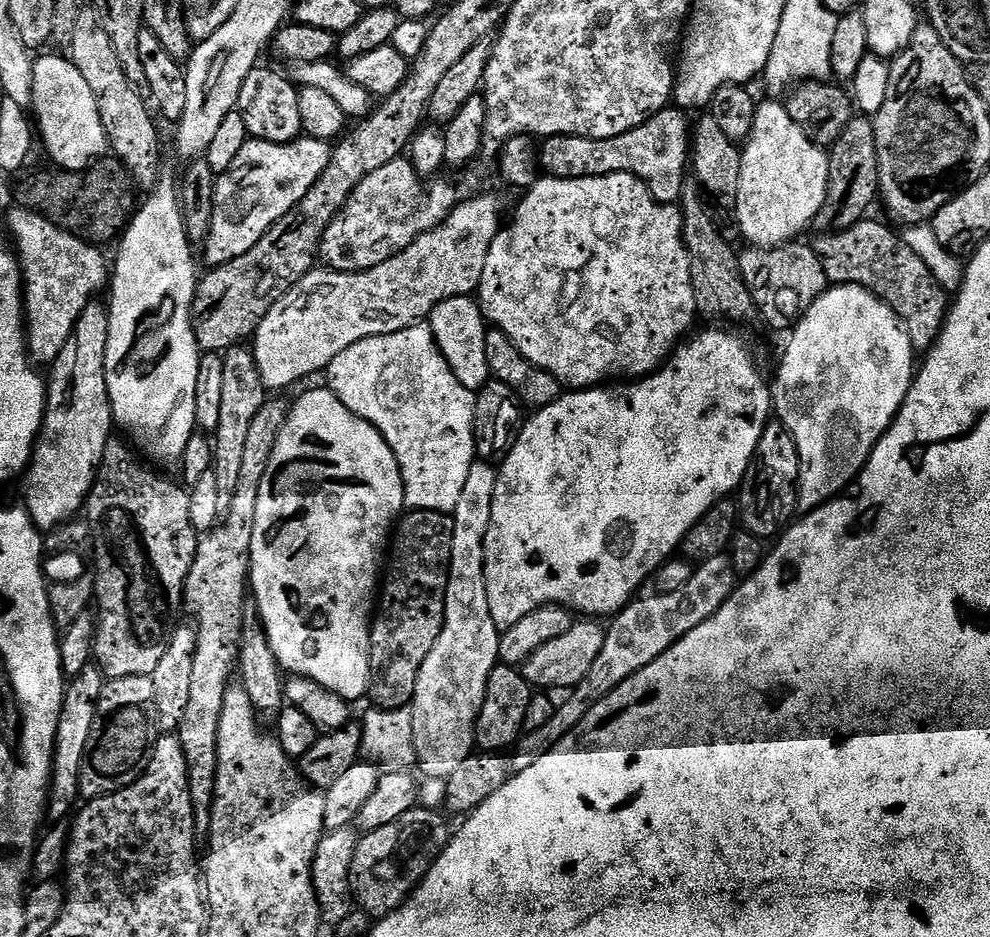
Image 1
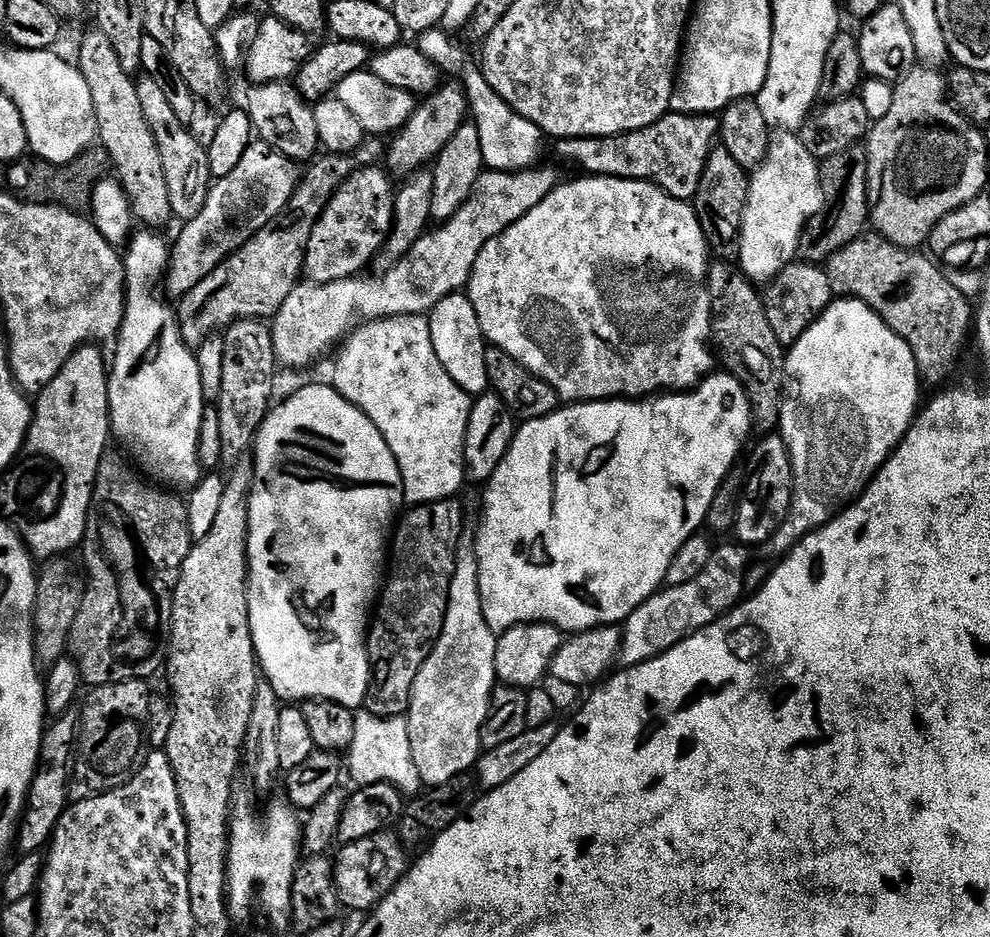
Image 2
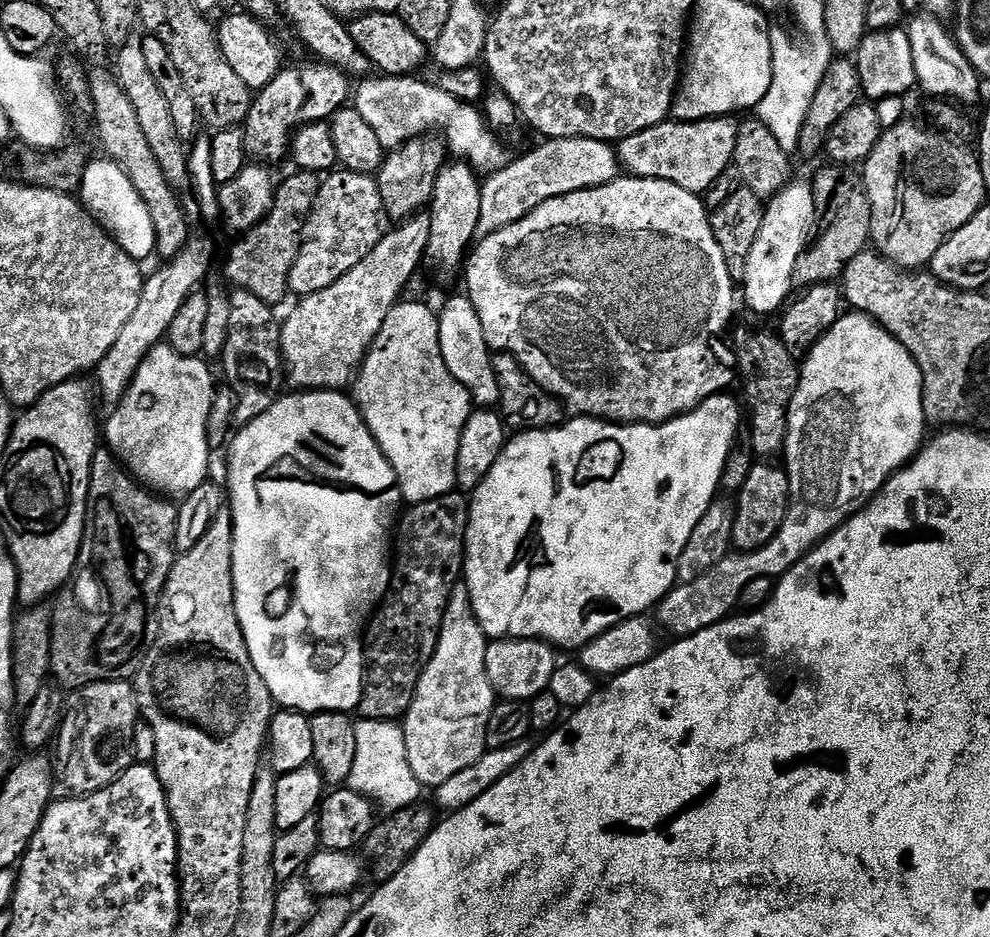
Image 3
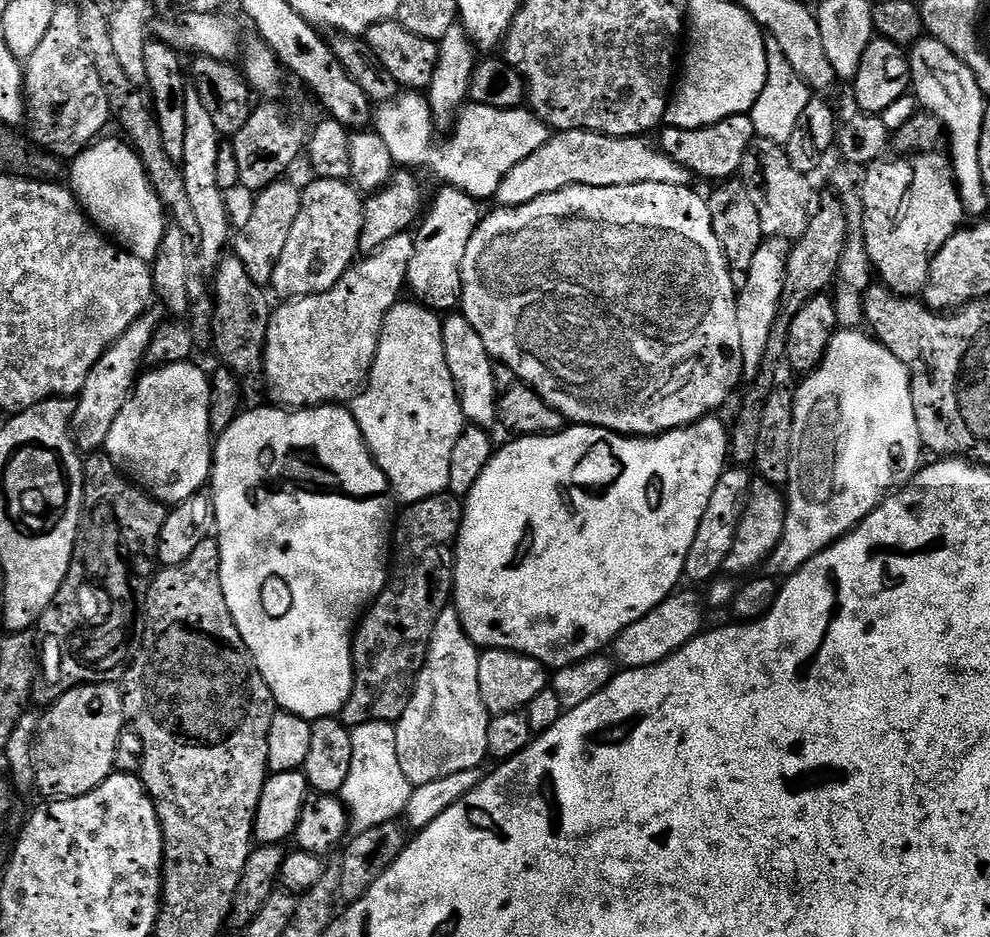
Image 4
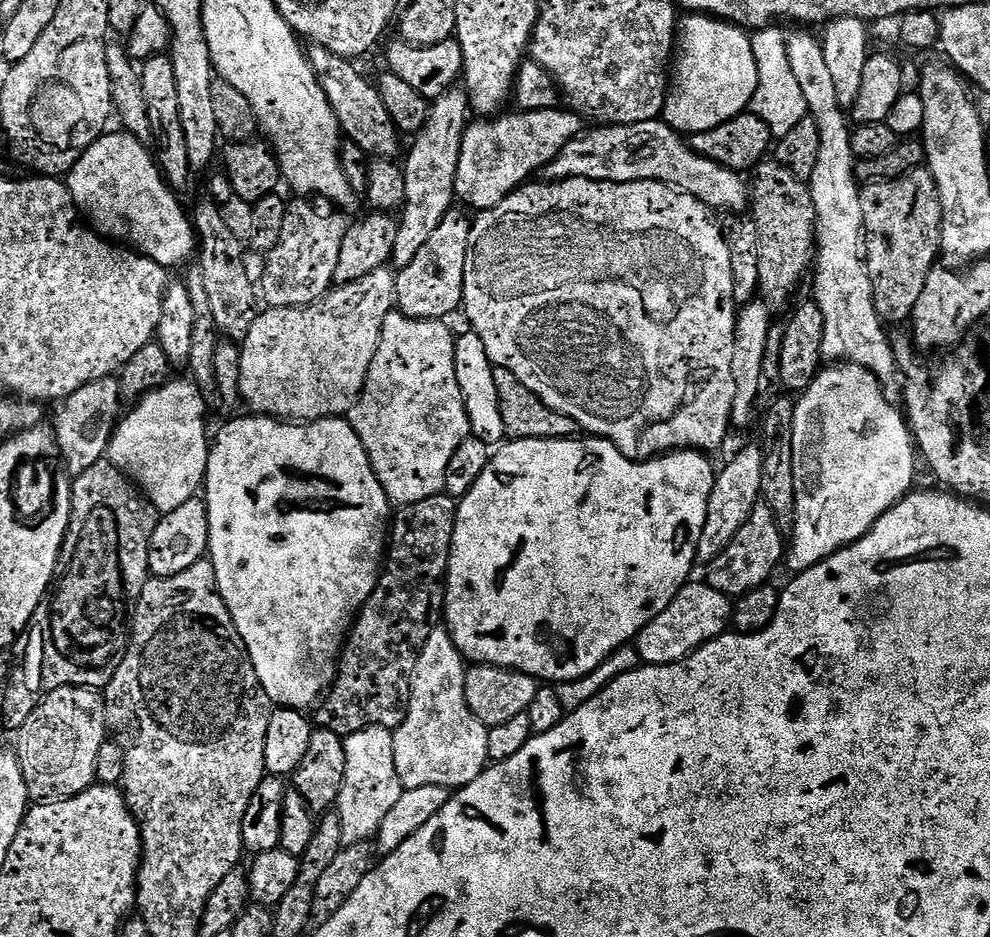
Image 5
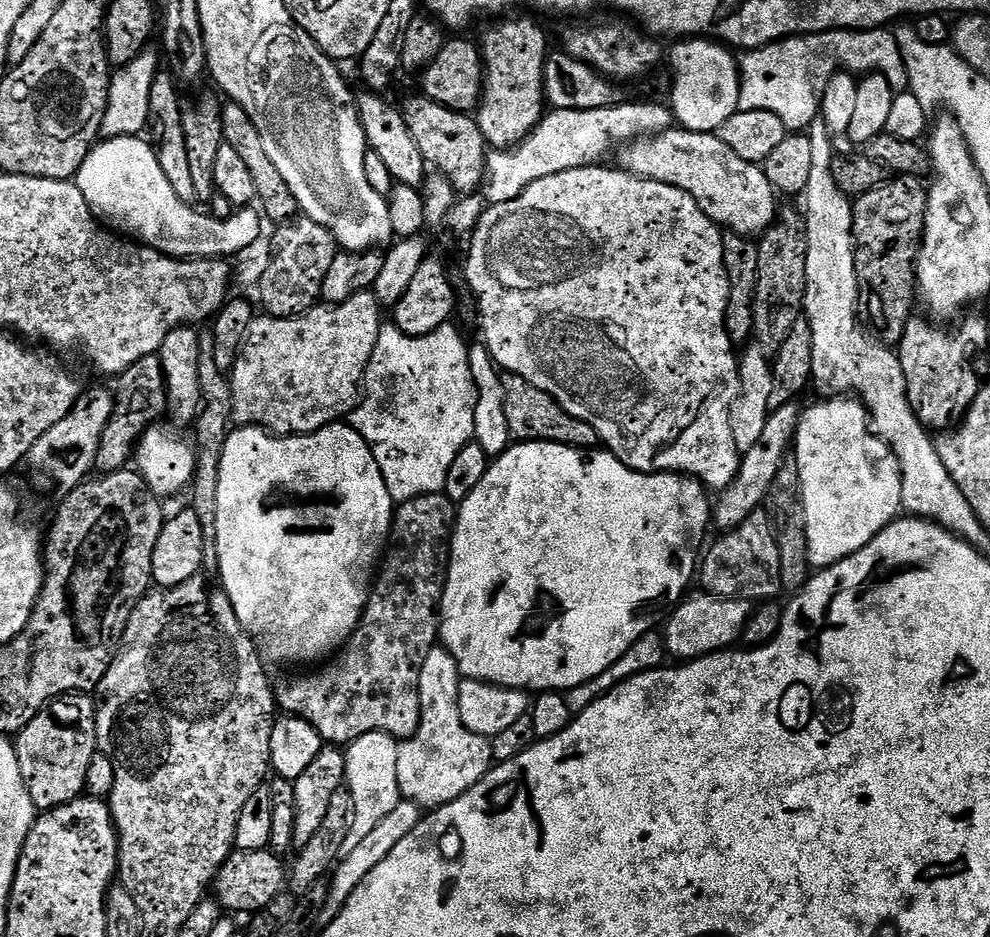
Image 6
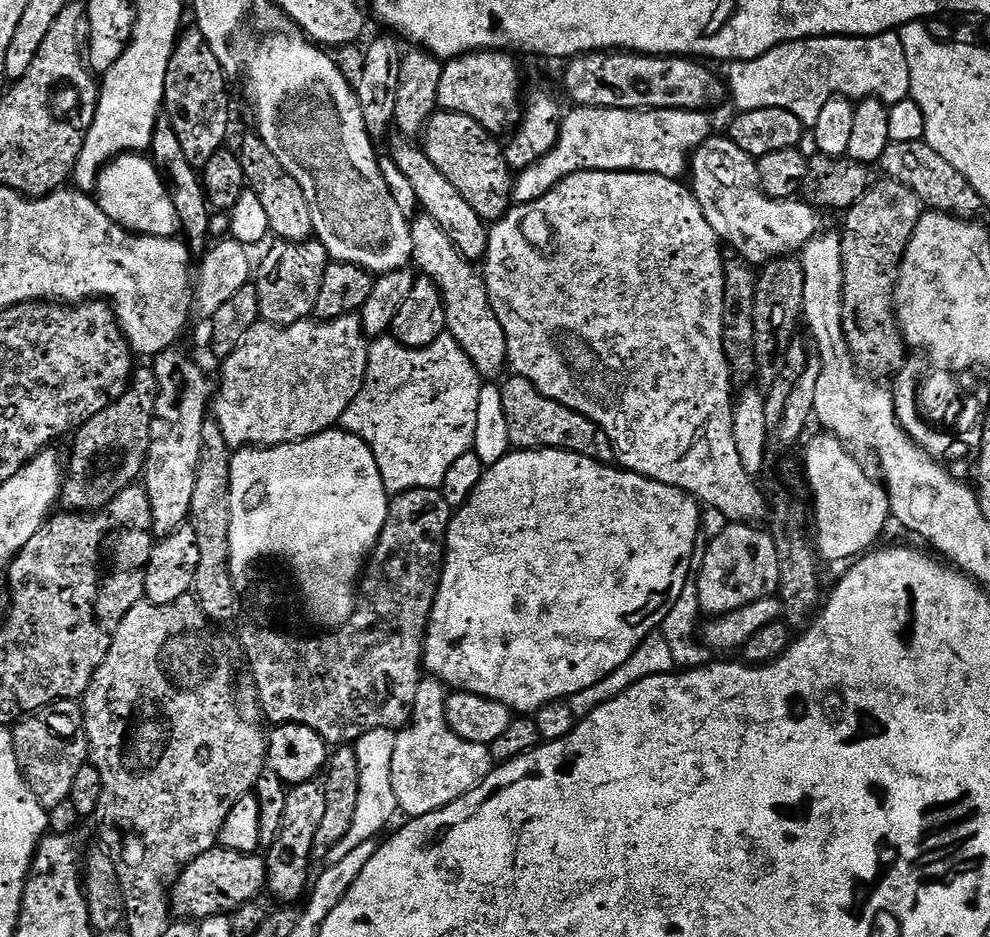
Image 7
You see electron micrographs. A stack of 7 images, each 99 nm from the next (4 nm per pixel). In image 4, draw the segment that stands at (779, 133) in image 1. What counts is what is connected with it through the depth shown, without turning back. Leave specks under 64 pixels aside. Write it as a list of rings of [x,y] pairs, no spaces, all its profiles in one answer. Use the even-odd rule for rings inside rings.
[[[779,238],[769,239],[761,244],[758,254],[754,254],[750,270],[747,272],[747,280],[740,286],[737,293],[739,350],[743,362],[741,375],[750,382],[756,379],[765,358],[770,328],[773,326],[780,305],[785,280],[785,262],[789,251],[789,245]]]

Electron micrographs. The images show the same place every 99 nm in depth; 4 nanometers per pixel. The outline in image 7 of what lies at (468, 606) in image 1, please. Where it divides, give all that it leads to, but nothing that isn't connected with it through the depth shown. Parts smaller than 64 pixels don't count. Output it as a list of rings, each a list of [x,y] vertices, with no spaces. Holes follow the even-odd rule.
[[[435,678],[421,679],[418,694],[414,698],[412,719],[409,720],[407,728],[401,728],[396,732],[394,762],[390,770],[390,778],[394,782],[394,798],[398,798],[398,809],[403,815],[405,812],[405,817],[408,818],[425,816],[434,810],[453,804],[455,800],[477,788],[494,767],[492,755],[488,753],[488,745],[466,742],[450,730],[444,713],[445,695],[445,685],[441,684],[439,680]]]

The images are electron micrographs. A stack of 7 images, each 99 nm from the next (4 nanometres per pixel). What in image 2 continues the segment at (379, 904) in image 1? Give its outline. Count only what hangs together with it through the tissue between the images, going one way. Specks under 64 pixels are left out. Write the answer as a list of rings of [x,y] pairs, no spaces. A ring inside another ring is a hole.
[[[385,830],[374,834],[370,838],[358,838],[358,842],[350,842],[343,845],[339,849],[341,852],[334,856],[334,863],[332,866],[332,877],[336,883],[336,897],[340,899],[341,905],[346,909],[353,908],[356,912],[367,914],[387,898],[393,886],[403,878],[404,873],[410,867],[410,859],[406,853],[406,847],[403,841],[400,840],[397,833],[392,830]]]

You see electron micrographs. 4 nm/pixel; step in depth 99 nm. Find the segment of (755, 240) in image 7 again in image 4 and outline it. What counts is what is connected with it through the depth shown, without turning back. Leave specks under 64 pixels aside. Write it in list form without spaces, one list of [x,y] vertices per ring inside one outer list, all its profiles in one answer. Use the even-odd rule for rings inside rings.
[[[570,130],[569,132],[556,132],[549,135],[548,140],[526,162],[518,162],[510,174],[502,178],[494,200],[501,208],[517,208],[526,202],[534,202],[534,198],[542,198],[551,192],[563,188],[578,186],[594,186],[595,188],[609,188],[610,186],[634,186],[642,182],[658,182],[666,186],[689,187],[694,177],[678,162],[674,162],[662,149],[659,143],[648,141],[647,135],[642,136],[604,136],[600,132],[587,132],[586,130]]]

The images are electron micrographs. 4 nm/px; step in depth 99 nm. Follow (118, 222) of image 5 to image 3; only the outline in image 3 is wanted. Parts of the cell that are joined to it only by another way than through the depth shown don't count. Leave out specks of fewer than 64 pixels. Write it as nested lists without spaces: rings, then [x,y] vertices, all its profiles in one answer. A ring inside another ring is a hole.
[[[93,159],[82,178],[78,196],[89,214],[111,235],[117,246],[130,254],[130,258],[144,262],[148,255],[151,257],[155,253],[156,235],[146,202],[142,202],[138,190],[134,190],[134,182],[130,182],[130,178],[114,161]]]

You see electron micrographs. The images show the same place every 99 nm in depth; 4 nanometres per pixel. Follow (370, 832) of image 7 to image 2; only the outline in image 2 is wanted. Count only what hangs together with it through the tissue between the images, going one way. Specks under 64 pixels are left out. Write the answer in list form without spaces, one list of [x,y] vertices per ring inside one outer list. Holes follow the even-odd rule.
[[[363,710],[357,711],[354,742],[346,753],[346,772],[352,775],[353,785],[386,782],[404,793],[405,797],[415,797],[421,791],[422,781],[418,766],[414,766],[414,754],[410,751],[407,719],[404,716],[375,716]]]

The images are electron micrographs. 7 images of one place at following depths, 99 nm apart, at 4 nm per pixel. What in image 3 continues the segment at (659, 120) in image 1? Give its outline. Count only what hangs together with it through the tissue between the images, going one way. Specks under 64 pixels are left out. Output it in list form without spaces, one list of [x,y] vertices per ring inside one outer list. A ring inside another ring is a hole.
[[[712,116],[708,120],[669,118],[619,141],[618,159],[629,177],[674,182],[682,190],[705,194],[723,178],[727,168],[733,167],[739,129],[732,116]]]

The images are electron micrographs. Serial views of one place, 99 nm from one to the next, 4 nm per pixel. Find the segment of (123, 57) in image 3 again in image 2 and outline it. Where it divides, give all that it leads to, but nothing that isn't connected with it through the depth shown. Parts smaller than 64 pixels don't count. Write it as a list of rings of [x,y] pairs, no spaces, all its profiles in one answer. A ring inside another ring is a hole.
[[[140,74],[135,77],[138,102],[142,105],[142,114],[146,114],[146,122],[150,125],[150,134],[154,134],[154,142],[158,144],[158,155],[162,157],[162,170],[166,173],[166,187],[170,193],[170,210],[177,221],[187,222],[202,214],[202,206],[206,206],[208,189],[214,183],[208,161],[208,150],[203,143],[196,141],[196,136],[189,125],[183,124],[174,114],[166,94],[154,82],[154,78]]]

